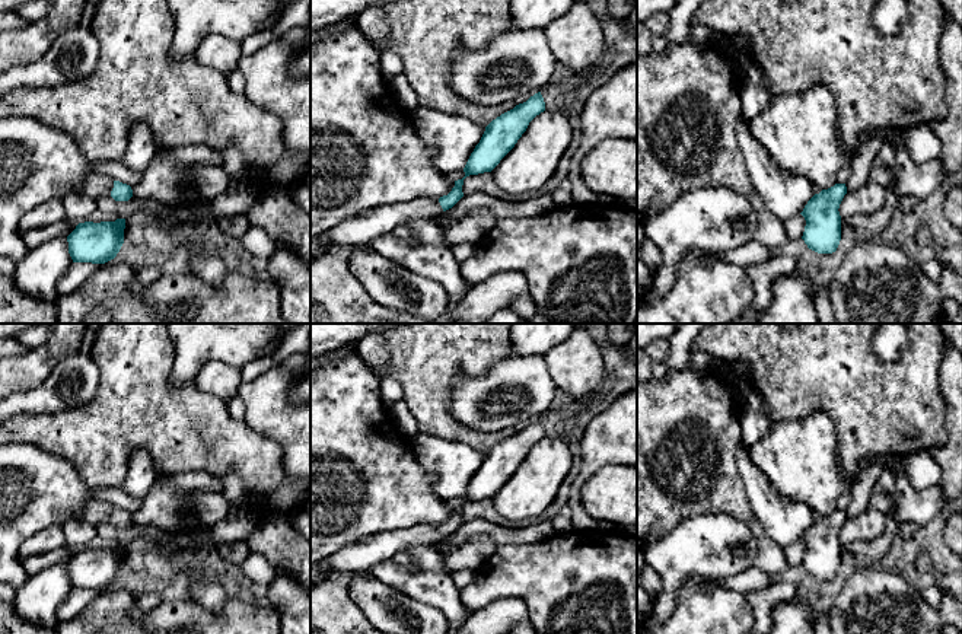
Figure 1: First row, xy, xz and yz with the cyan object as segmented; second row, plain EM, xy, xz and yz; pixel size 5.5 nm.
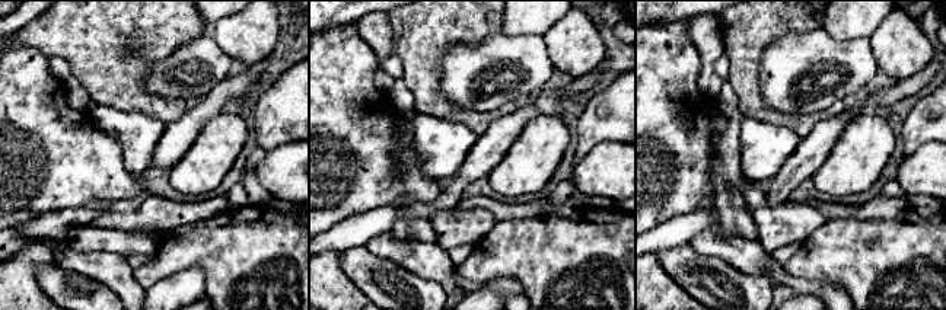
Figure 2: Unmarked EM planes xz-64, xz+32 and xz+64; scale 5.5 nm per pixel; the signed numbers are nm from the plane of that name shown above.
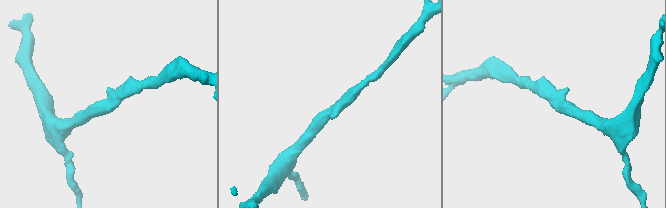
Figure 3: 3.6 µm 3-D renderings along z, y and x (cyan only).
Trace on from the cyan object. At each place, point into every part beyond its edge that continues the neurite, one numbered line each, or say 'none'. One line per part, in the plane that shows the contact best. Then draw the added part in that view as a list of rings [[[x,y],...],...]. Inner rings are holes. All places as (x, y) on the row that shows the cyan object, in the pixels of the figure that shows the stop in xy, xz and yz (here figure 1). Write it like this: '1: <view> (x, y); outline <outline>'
1: xy (95, 185); outline [[[92,173],[86,178],[82,194],[98,198],[101,195],[109,195],[114,188],[114,178],[99,173]]]

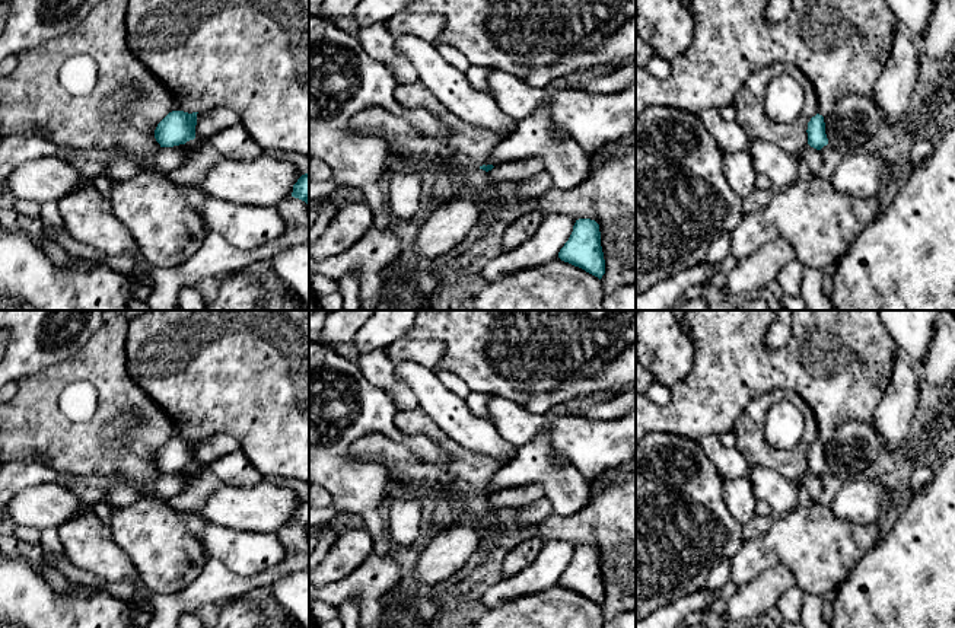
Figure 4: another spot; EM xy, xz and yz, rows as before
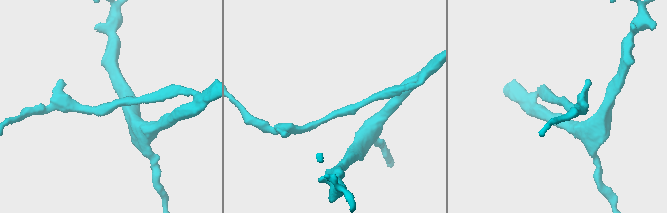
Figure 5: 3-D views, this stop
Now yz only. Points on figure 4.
none

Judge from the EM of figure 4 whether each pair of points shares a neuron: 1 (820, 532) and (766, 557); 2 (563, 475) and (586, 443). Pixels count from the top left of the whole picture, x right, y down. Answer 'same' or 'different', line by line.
1: same
2: different

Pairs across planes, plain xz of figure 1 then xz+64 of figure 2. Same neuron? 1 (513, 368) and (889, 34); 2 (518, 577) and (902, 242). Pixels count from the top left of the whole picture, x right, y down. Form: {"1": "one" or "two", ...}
{"1": "two", "2": "one"}

